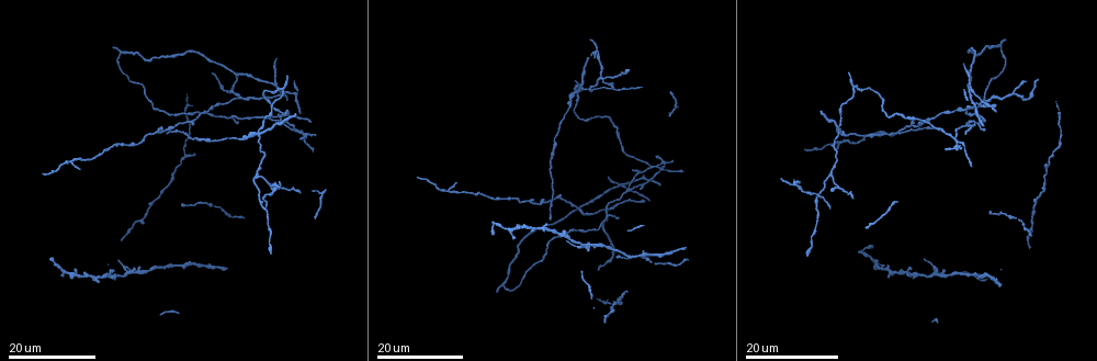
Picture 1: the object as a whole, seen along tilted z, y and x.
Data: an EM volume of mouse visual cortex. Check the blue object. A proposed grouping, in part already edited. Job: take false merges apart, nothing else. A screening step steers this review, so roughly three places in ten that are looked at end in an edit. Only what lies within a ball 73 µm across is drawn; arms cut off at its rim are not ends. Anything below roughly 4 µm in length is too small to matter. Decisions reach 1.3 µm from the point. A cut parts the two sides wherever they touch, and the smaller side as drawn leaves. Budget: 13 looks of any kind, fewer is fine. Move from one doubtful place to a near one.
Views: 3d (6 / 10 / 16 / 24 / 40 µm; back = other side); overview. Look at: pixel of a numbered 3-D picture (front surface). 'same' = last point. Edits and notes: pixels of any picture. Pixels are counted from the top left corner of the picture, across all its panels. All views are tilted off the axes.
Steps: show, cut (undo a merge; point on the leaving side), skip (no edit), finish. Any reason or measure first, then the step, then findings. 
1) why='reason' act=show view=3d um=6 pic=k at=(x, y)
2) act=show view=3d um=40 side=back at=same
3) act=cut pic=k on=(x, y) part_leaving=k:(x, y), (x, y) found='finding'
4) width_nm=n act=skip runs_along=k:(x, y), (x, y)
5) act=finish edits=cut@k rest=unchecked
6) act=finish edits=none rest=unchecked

why='four or more arms meet' act=show view=3d um=24 pic=1 at=(254, 134)

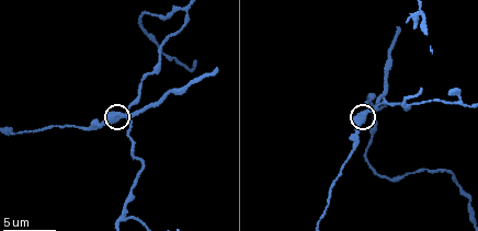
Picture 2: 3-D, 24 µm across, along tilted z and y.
act=show view=3d um=6 pic=2 at=(364, 112)

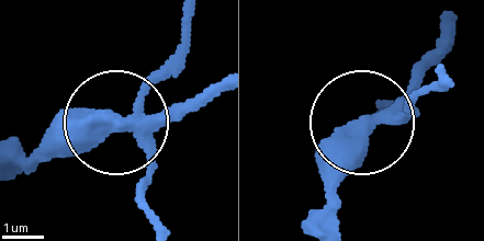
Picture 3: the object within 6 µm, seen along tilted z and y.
arms=4 act=cut pic=3 on=(79, 140) part_leaving=3:(138, 127), (90, 130), (18, 164) found='two cells meet here'

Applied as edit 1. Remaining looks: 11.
act=show view=overview

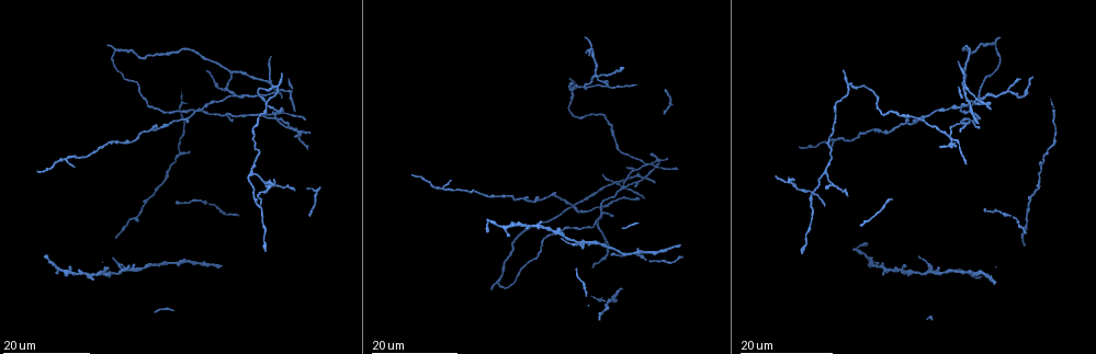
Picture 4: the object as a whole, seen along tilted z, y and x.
why='a fork' act=show view=3d um=24 pic=4 at=(645, 164)

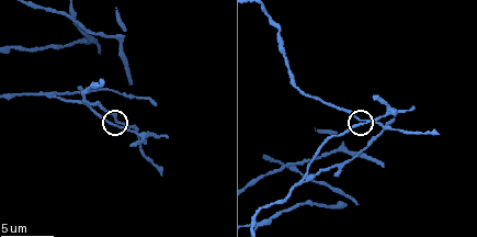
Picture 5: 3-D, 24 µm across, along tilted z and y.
why='zoom in' act=show view=3d um=6 pic=5 at=(363, 120)

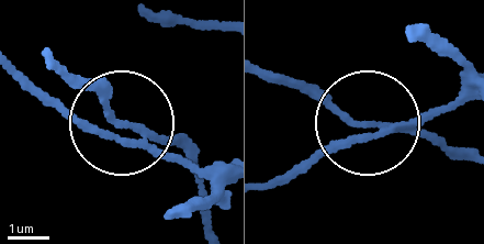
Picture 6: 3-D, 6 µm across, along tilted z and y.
arms=3 act=skip found='one cell here'

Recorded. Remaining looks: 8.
why='three arms meet' act=show view=3d um=6 pic=5 at=(47, 97)

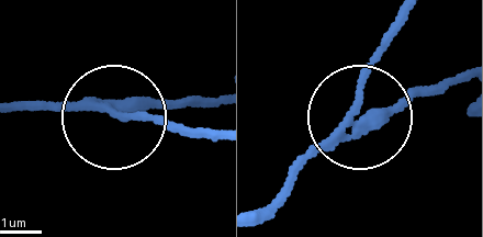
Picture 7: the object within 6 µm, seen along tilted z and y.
act=show view=3d um=6 side=back pic=7 at=(358, 110)

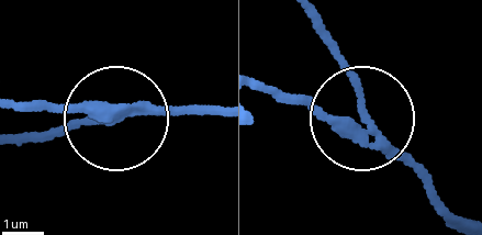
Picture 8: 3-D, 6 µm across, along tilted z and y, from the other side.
act=skip runs_along=8:(211, 113), (17, 112) found='continuous, no second cell'

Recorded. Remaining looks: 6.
why='branch point' act=show view=3d um=6 pic=5 at=(256, 229)

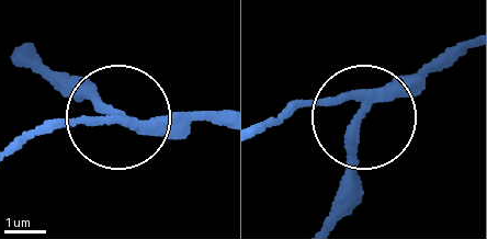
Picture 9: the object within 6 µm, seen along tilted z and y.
width_nm=210 act=skip runs_along=9:(466, 42), (365, 106), (292, 106), (272, 118) found='all the same cell'

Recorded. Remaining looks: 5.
why='arms part here' act=show view=3d um=6 pic=2 at=(125, 218)

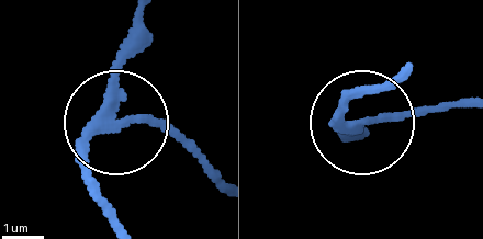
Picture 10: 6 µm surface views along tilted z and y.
act=show view=3d um=6 side=back pic=10 at=(359, 124)

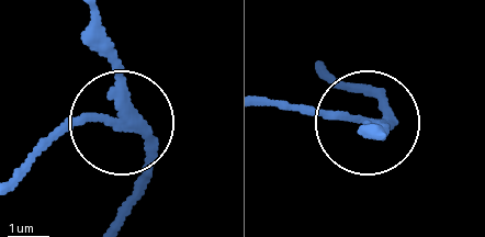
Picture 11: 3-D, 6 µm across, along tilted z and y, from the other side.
act=cut pic=11 on=(55, 134) part_leaving=11:(117, 128), (75, 119), (23, 167) found='two cells meet here'

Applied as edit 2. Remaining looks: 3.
why='three arms meet' act=show view=3d um=24 pic=4 at=(253, 194)

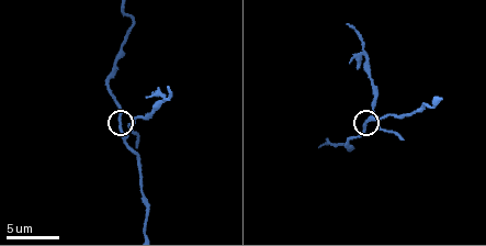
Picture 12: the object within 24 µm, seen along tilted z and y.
why='closer look' act=show view=3d um=6 pic=12 at=(118, 119)

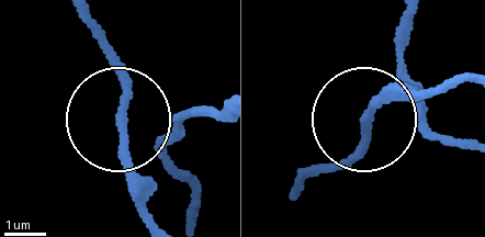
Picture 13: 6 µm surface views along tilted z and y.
width_nm=140 act=skip runs_along=13:(85, 18), (123, 82), (121, 127), (144, 219) found='continuous, no second cell'

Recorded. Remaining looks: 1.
act=finish edits=cut@3,cut@11 rest=unchecked

